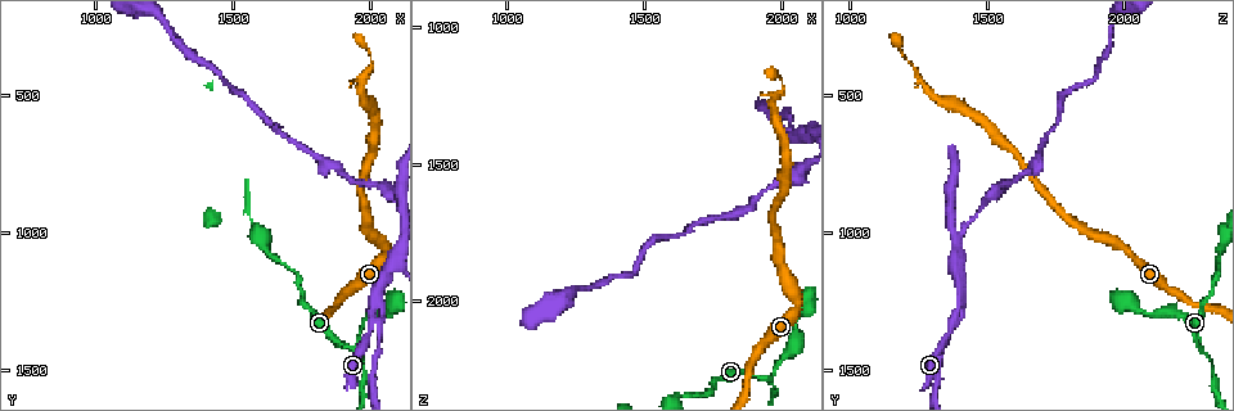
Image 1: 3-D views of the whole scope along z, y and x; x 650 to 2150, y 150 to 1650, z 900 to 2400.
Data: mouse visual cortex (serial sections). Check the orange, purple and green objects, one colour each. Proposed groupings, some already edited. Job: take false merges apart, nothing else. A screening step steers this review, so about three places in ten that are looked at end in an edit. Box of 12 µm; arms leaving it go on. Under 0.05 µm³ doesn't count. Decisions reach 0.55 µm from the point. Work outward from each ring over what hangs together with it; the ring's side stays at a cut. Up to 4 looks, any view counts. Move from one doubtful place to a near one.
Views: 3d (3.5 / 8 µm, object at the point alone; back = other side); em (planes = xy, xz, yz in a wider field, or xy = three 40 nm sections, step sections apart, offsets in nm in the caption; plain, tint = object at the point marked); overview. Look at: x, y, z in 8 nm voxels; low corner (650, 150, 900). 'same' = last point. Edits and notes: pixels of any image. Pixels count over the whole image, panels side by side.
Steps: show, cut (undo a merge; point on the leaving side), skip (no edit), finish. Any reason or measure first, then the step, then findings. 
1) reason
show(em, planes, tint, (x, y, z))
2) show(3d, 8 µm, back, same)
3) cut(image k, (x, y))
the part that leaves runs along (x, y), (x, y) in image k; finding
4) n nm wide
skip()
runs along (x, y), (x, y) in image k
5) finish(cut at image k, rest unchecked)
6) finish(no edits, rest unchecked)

a fork
show(3d, 8 µm, (1940, 1430, 2290))

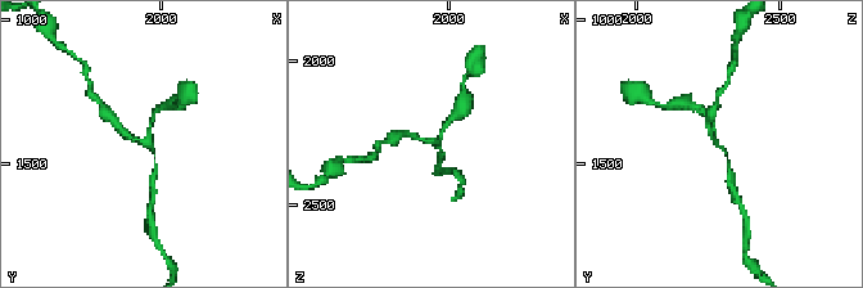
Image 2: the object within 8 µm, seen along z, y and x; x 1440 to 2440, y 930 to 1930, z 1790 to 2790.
show(em, xy, step 5, tint, (1940, 1430, 2280))

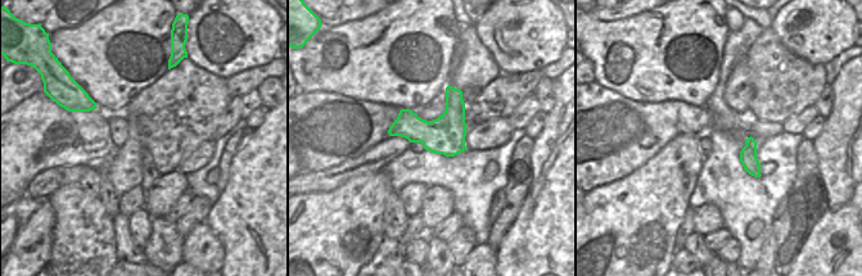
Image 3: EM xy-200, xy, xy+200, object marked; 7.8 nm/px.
skip()
runs along (113, 121), (144, 140), (154, 113) in image 2; all the same cell

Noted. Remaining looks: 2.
thick turns thin
show(em, xy, step 2, tint, (1990, 430, 1250))

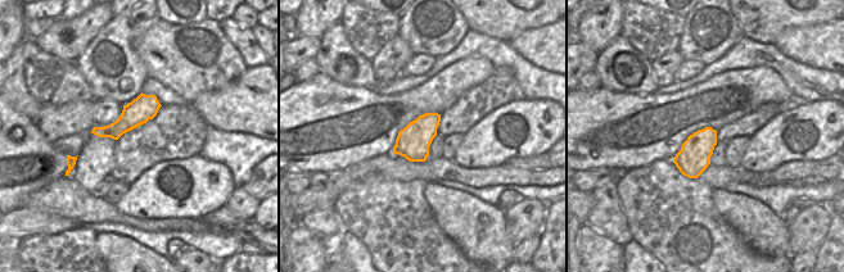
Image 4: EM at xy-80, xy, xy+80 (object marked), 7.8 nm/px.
show(3d, 3.5 µm, back, same)

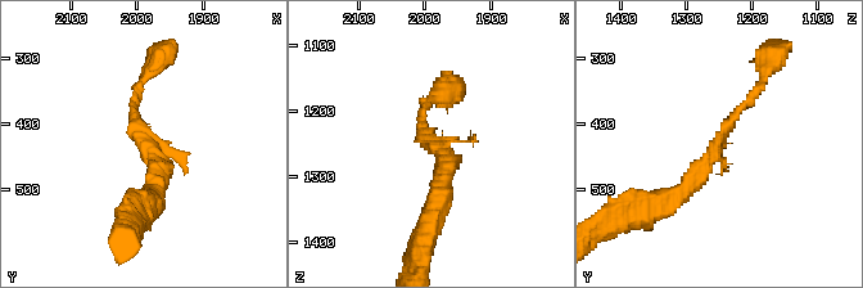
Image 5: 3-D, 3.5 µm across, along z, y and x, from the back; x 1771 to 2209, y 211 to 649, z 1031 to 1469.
cut(image 5, (727, 122))
the part that leaves runs along (710, 154), (760, 88), (773, 55) in image 5; a second cell is stuck on

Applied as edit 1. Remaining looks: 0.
finish(cut at image 5, rest unchecked)

